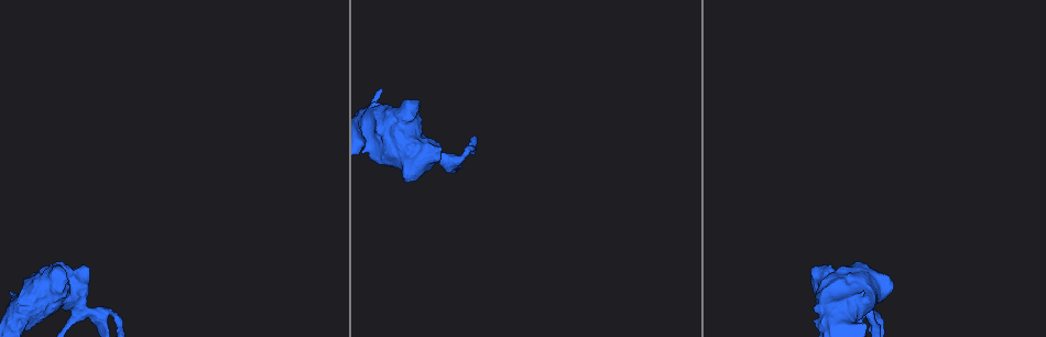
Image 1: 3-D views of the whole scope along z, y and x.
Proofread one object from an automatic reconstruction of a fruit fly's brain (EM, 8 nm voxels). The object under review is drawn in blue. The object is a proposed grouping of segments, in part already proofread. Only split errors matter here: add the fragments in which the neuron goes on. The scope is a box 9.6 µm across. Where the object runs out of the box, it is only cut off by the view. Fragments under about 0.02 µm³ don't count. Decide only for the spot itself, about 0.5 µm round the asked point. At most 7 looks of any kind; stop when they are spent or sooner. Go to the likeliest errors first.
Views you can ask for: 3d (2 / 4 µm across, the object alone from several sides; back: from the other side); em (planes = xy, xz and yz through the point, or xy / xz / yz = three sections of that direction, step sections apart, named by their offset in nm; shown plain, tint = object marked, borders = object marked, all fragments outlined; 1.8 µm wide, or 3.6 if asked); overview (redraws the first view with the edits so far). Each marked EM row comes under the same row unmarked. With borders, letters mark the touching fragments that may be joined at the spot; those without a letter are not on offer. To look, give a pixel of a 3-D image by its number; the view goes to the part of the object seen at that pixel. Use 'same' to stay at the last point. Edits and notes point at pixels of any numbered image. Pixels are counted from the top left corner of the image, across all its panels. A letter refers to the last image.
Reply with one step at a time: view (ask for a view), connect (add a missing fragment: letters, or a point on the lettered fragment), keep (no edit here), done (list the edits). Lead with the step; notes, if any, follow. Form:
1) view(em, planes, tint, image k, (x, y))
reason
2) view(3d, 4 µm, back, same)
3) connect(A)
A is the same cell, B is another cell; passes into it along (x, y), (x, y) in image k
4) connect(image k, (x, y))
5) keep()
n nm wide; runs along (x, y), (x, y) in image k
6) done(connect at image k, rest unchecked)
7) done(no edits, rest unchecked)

view(3d, 4 µm, back, image 1, (385, 107))
branch stops here

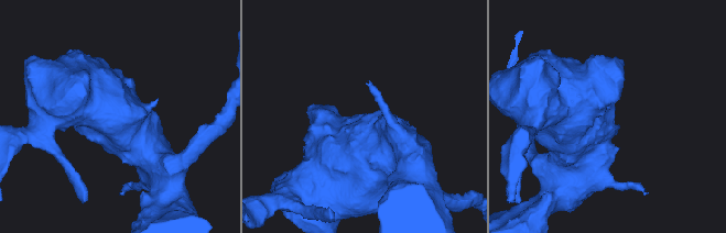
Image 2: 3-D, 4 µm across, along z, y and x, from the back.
view(em, 3.6 µm, xy, step 4, tint, image 2, (613, 125))

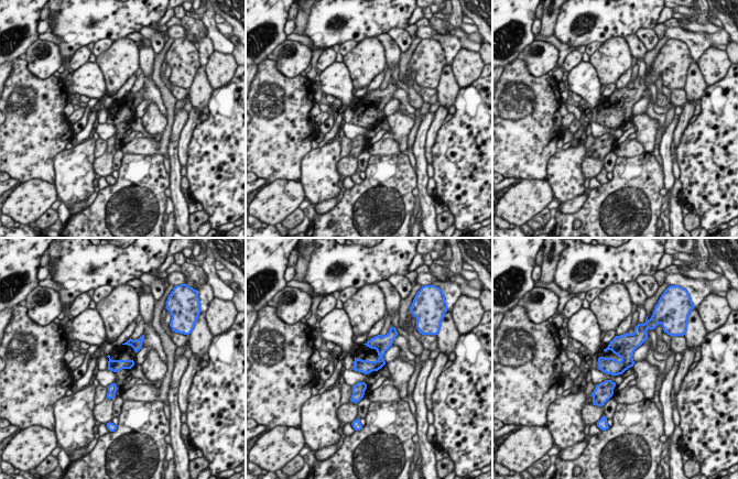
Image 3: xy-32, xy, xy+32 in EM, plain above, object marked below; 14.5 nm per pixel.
view(em, 3.6 µm, xy, step 4, borders, same)
see the neighbours

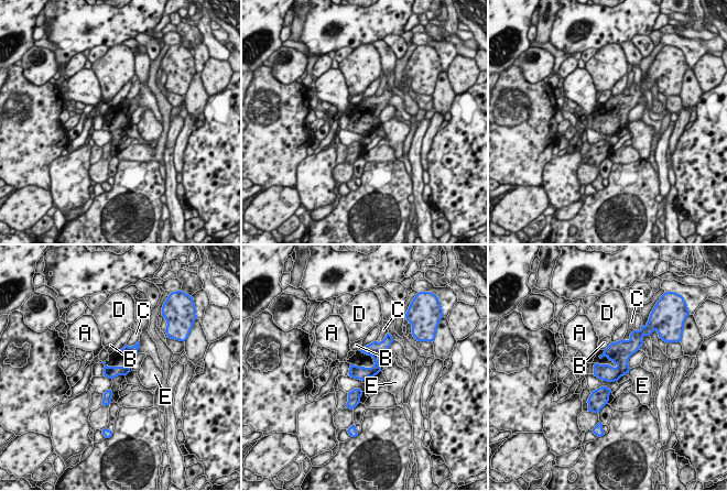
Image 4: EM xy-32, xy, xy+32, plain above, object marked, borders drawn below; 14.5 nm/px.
keep()
C touches over 220 nm; A, B, C, D and E are other cells; runs along (384, 344), (369, 372), (351, 373) in image 4; none of them fits

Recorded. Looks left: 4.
view(em, 3.6 µm, planes, tint, image 1, (101, 314))

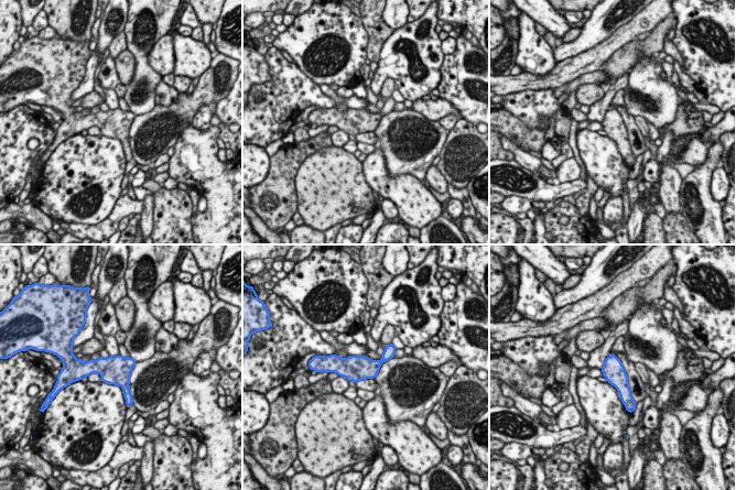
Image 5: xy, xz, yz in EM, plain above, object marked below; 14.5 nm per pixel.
view(em, 3.6 µm, planes, borders, same)
see the neighbours

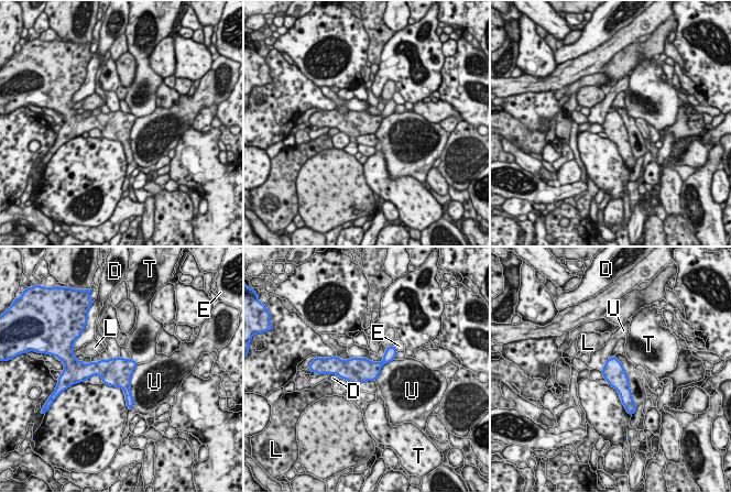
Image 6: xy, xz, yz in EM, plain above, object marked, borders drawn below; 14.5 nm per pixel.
keep()
U touches over 440 nm; D, E, L, T and U are other cells; border along (394, 359), (382, 367), (374, 380) in image 6; no lettered fragment goes on from it

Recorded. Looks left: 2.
view(em, 3.6 µm, planes, tint, image 1, (406, 175))
thick end

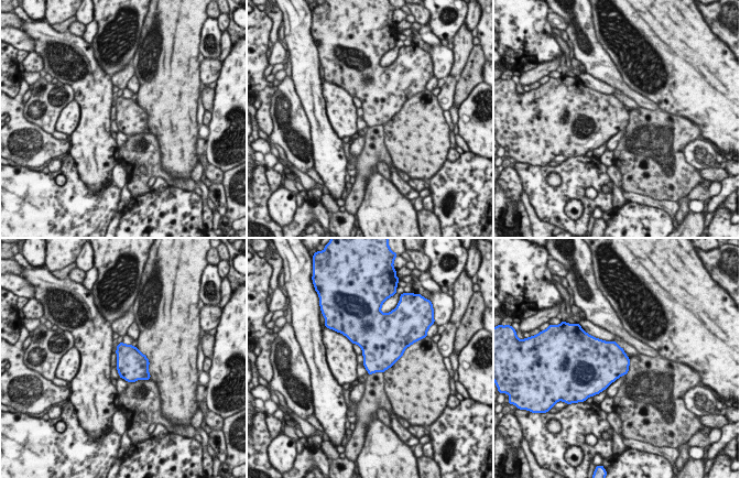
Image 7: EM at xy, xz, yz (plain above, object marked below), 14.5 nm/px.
view(em, 3.6 µm, planes, borders, same)
see the neighbours

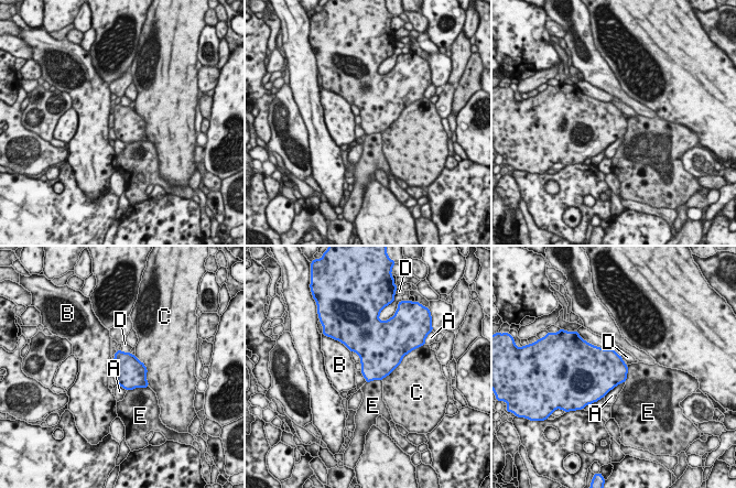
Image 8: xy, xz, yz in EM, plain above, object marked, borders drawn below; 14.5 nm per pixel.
keep()
A, B, C, D and E are other cells; border along (625, 380), (604, 396) in image 8; none of them fits

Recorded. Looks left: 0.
done(no edits, rest unchecked)

